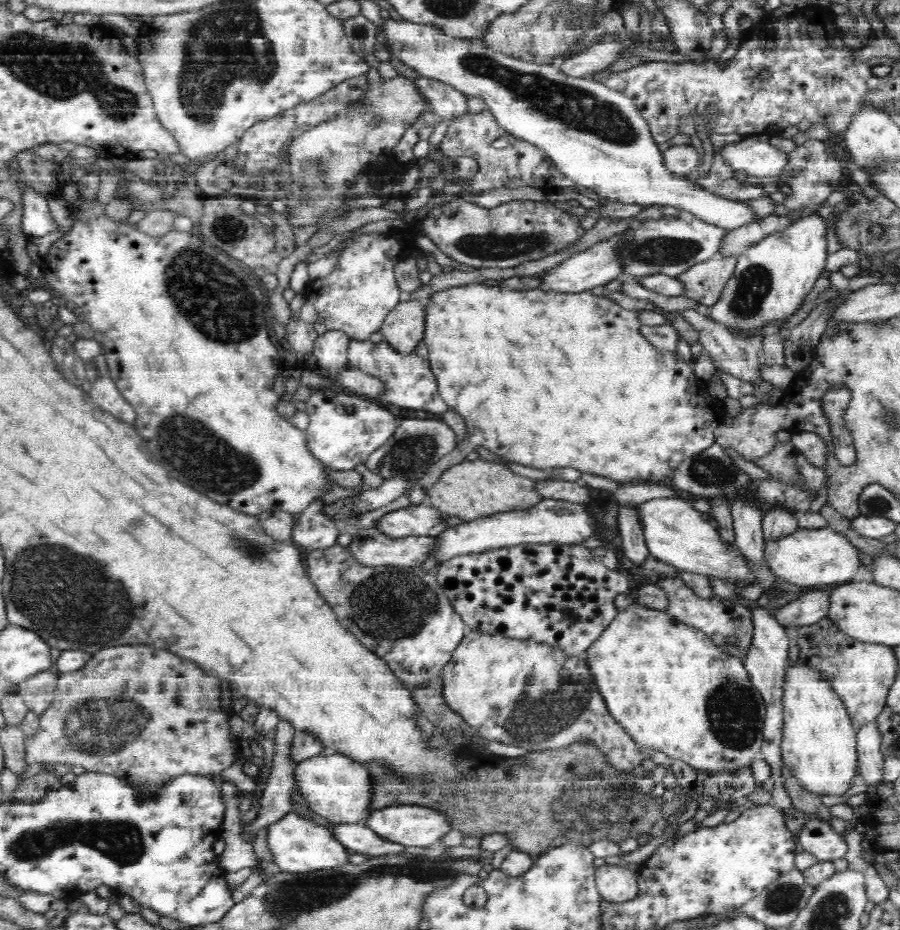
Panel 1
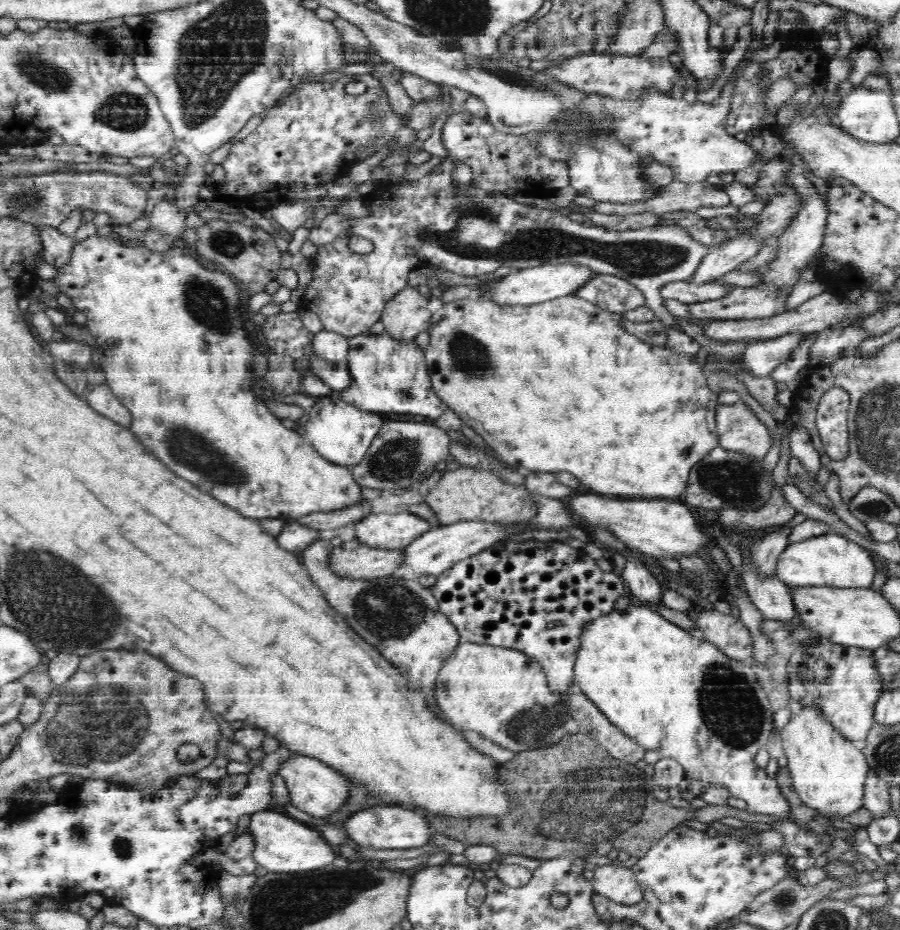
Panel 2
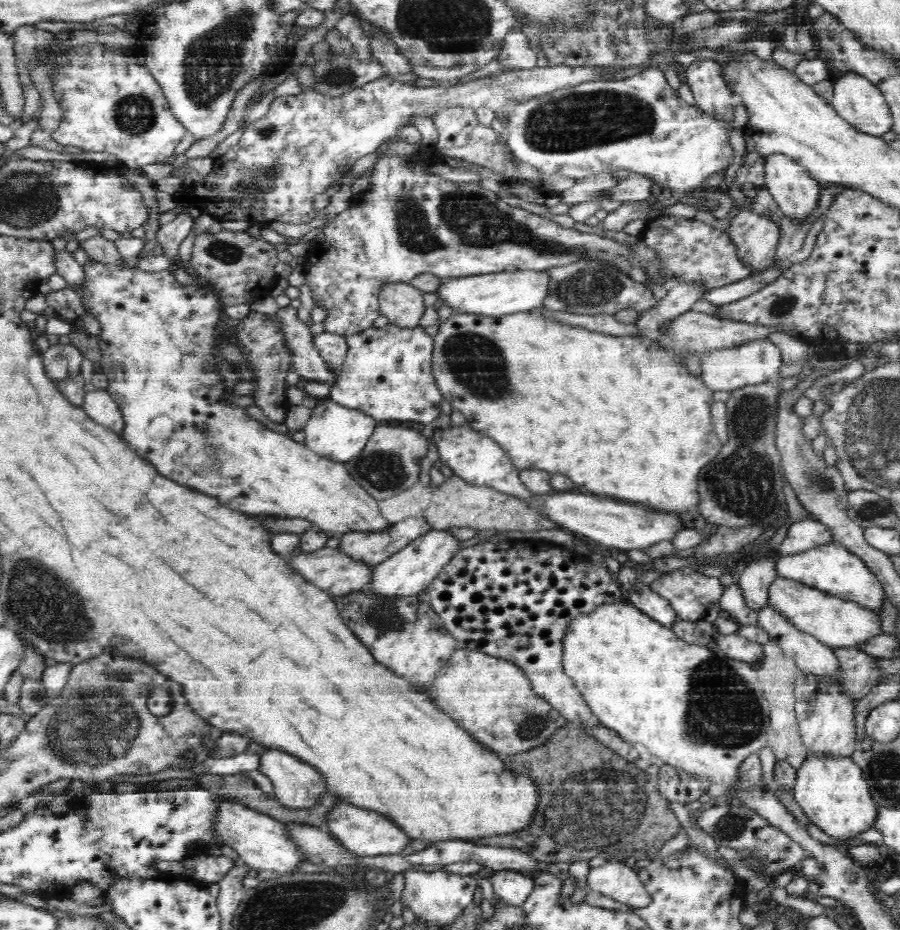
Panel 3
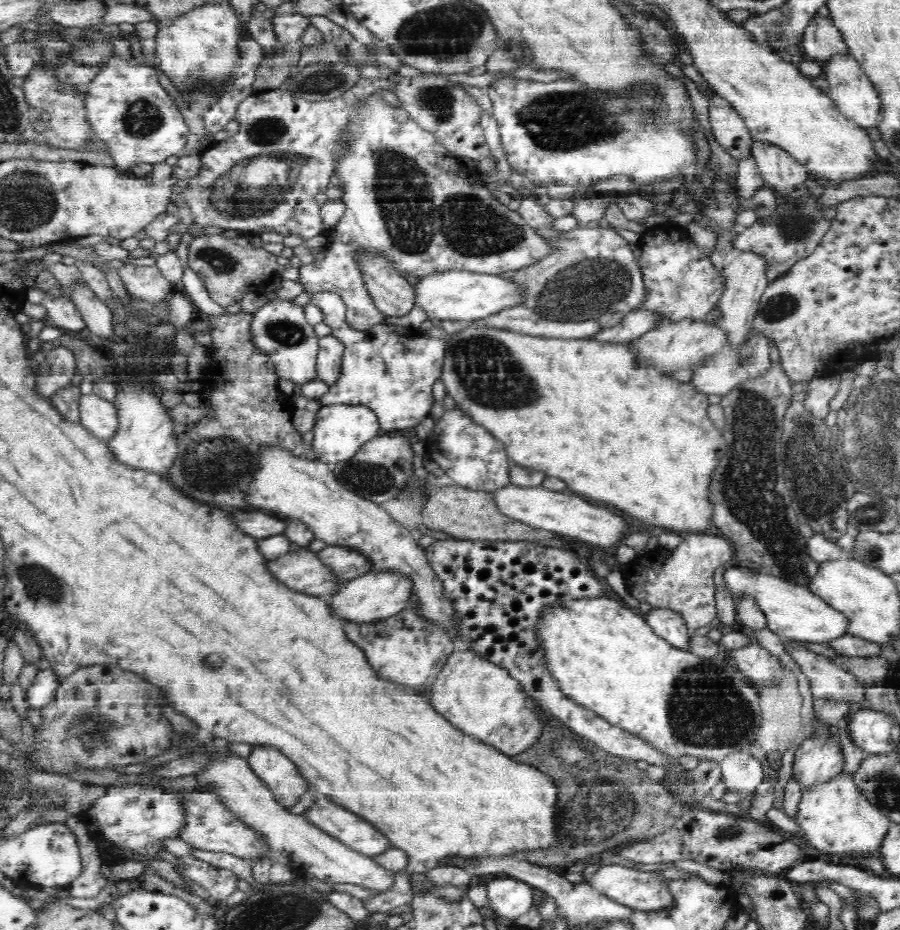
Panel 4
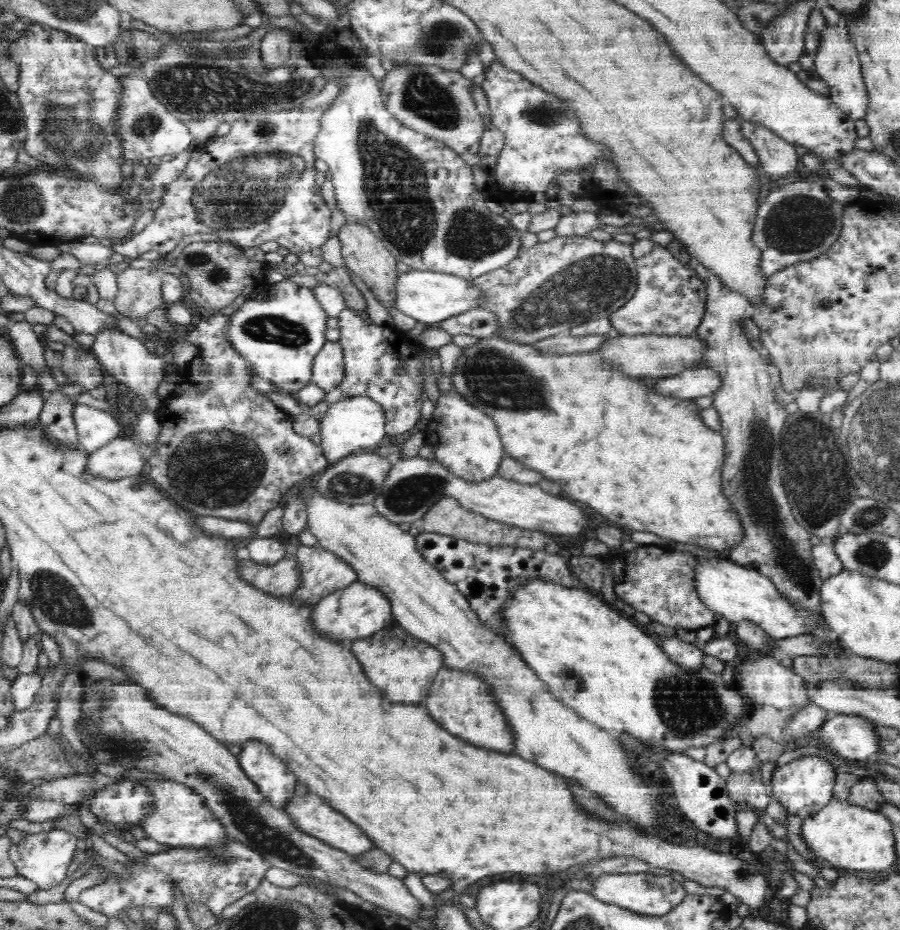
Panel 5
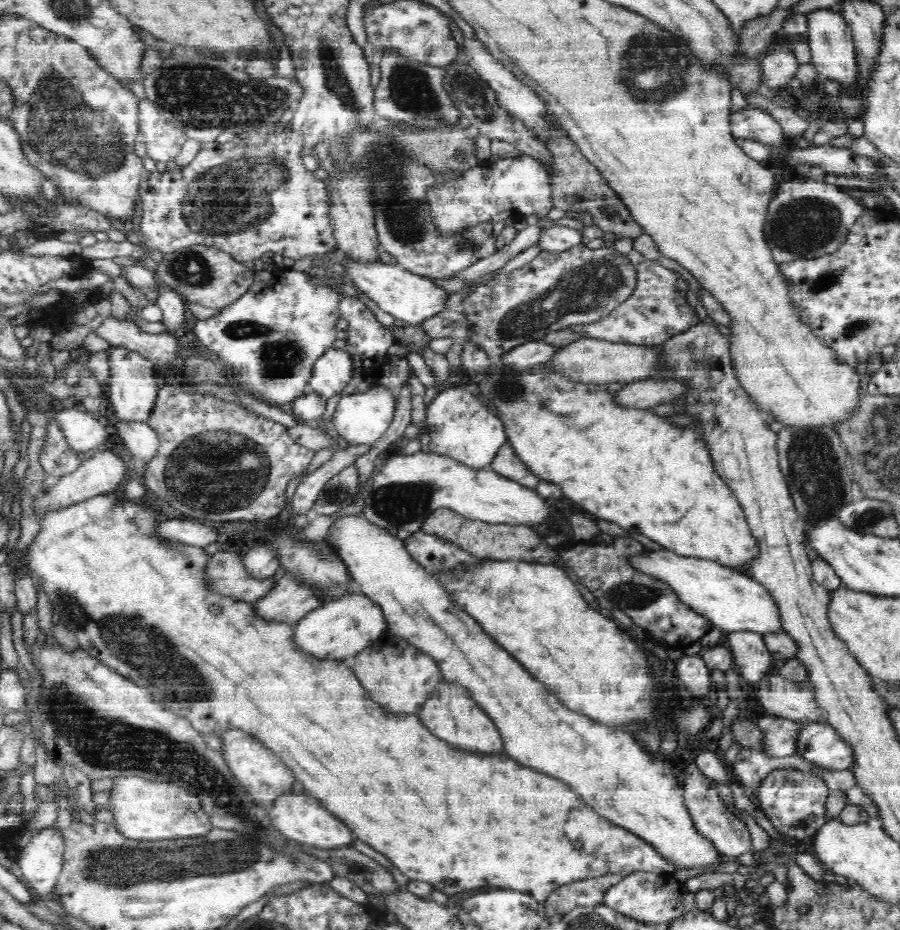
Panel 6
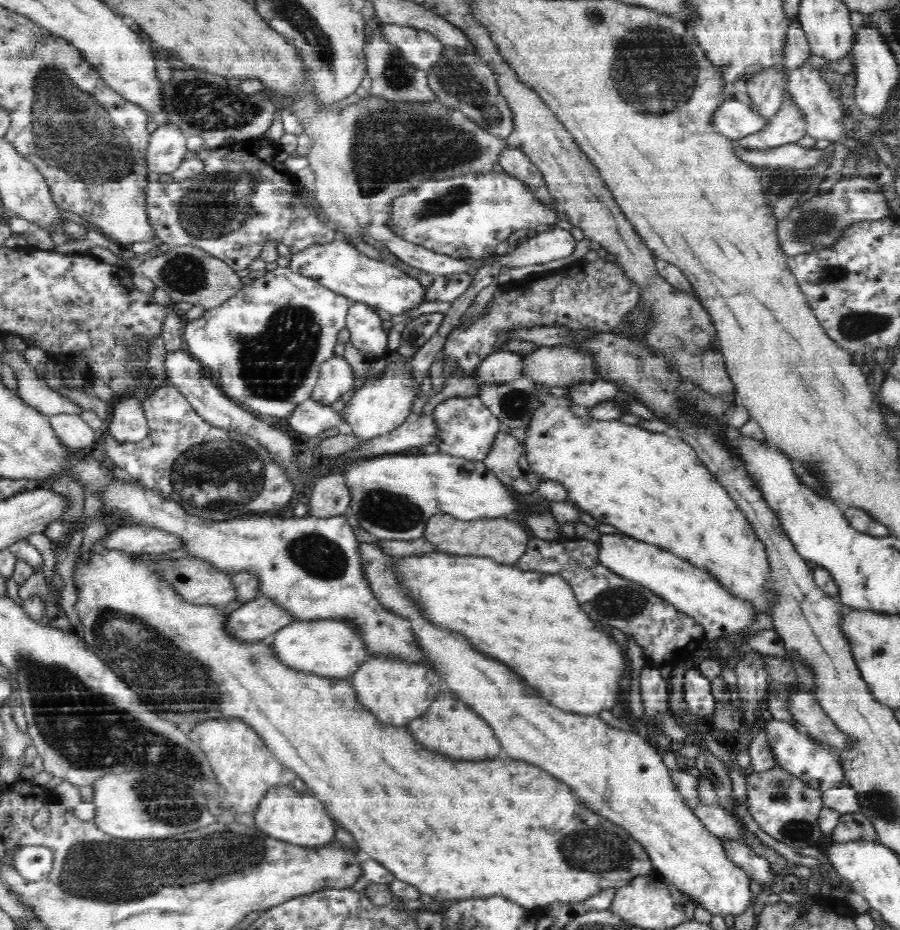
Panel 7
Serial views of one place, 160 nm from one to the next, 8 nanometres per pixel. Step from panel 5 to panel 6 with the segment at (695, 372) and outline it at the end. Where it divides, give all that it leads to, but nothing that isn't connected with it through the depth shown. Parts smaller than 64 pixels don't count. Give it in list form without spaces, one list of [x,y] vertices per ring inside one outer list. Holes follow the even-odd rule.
[[[646,378],[640,381],[623,384],[617,392],[615,402],[625,408],[650,408],[664,401],[681,397],[690,390],[688,384],[677,380],[654,380]]]

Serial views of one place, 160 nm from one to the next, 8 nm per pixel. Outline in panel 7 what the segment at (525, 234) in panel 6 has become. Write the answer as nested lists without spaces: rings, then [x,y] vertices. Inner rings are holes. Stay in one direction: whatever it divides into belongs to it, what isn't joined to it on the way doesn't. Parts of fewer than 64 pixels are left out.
[[[454,272],[448,276],[437,276],[430,286],[426,287],[426,300],[428,302],[452,302],[462,296],[470,286],[473,277],[467,272]]]

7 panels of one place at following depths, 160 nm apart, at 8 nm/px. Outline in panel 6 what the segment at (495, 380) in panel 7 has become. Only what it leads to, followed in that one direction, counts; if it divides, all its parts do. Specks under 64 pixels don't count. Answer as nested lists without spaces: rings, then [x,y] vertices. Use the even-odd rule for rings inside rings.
[[[532,341],[504,353],[500,356],[501,364],[505,364],[511,370],[522,372],[540,363],[546,363],[556,351],[559,351],[559,348],[547,343]]]

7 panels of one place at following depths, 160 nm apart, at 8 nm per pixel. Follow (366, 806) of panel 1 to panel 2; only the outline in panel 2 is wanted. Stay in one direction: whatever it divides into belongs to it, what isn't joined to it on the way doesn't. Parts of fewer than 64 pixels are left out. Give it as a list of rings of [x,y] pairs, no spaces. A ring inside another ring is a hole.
[[[296,755],[284,762],[279,774],[283,776],[291,792],[293,806],[316,818],[328,818],[336,814],[352,798],[350,777],[315,756]]]

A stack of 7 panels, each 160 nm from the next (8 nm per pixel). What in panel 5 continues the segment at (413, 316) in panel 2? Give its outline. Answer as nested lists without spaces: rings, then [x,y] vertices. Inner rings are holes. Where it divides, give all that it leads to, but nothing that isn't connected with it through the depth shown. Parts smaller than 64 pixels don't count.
[[[348,222],[340,227],[336,235],[342,245],[342,254],[345,261],[345,266],[351,272],[356,273],[365,282],[368,289],[372,290],[377,296],[377,300],[384,307],[395,305],[396,289],[395,284],[398,282],[398,269],[396,268],[397,258],[394,258],[386,250],[383,242],[372,233],[366,225],[352,224]]]

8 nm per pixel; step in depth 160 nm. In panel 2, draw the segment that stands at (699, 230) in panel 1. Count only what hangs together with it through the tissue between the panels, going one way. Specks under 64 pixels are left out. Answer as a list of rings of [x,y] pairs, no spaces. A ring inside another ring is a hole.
[[[434,172],[422,180],[412,181],[400,186],[396,196],[384,202],[370,200],[372,214],[353,222],[350,234],[339,236],[328,247],[318,248],[313,262],[313,280],[308,285],[305,307],[314,312],[322,321],[326,331],[334,331],[349,336],[370,334],[370,328],[381,321],[385,306],[398,293],[409,288],[408,273],[423,265],[437,265],[450,272],[482,278],[485,273],[493,272],[500,266],[513,271],[531,269],[552,263],[577,262],[591,266],[599,274],[611,274],[627,282],[636,283],[645,298],[645,306],[655,313],[655,319],[666,327],[684,330],[678,320],[662,304],[660,286],[674,280],[693,277],[702,259],[710,252],[710,246],[696,240],[691,230],[679,222],[658,223],[637,230],[613,231],[595,225],[584,226],[574,222],[569,216],[546,208],[521,204],[502,193],[485,193],[478,190],[457,192],[453,189],[453,174]],[[351,234],[368,238],[374,248],[367,254],[349,250]]]

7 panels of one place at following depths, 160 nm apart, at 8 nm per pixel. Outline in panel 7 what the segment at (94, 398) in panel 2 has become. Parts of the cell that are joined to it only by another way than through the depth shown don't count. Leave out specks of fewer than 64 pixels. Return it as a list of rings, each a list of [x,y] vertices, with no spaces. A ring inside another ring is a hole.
[[[55,414],[50,417],[49,423],[61,444],[70,450],[87,452],[99,442],[96,431],[78,414]]]

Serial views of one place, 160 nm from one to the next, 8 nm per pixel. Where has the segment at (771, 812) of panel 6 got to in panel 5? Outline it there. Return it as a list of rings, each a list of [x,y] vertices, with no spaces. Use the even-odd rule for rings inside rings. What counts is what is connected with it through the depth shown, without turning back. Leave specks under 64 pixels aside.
[[[803,756],[776,768],[771,776],[769,793],[788,815],[795,814],[800,820],[826,807],[833,798],[833,786],[839,769],[821,757]]]

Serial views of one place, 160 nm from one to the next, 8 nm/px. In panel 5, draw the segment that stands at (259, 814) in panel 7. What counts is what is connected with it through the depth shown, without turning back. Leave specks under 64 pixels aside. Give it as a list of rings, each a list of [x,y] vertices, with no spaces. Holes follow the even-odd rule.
[[[306,794],[306,796],[294,796],[288,800],[288,804],[281,807],[290,815],[295,825],[305,832],[311,834],[314,838],[327,842],[330,846],[346,850],[350,855],[359,855],[366,853],[367,850],[374,848],[374,842],[368,835],[360,832],[360,828],[354,822],[350,822],[341,812],[332,810],[320,796],[316,794]]]

